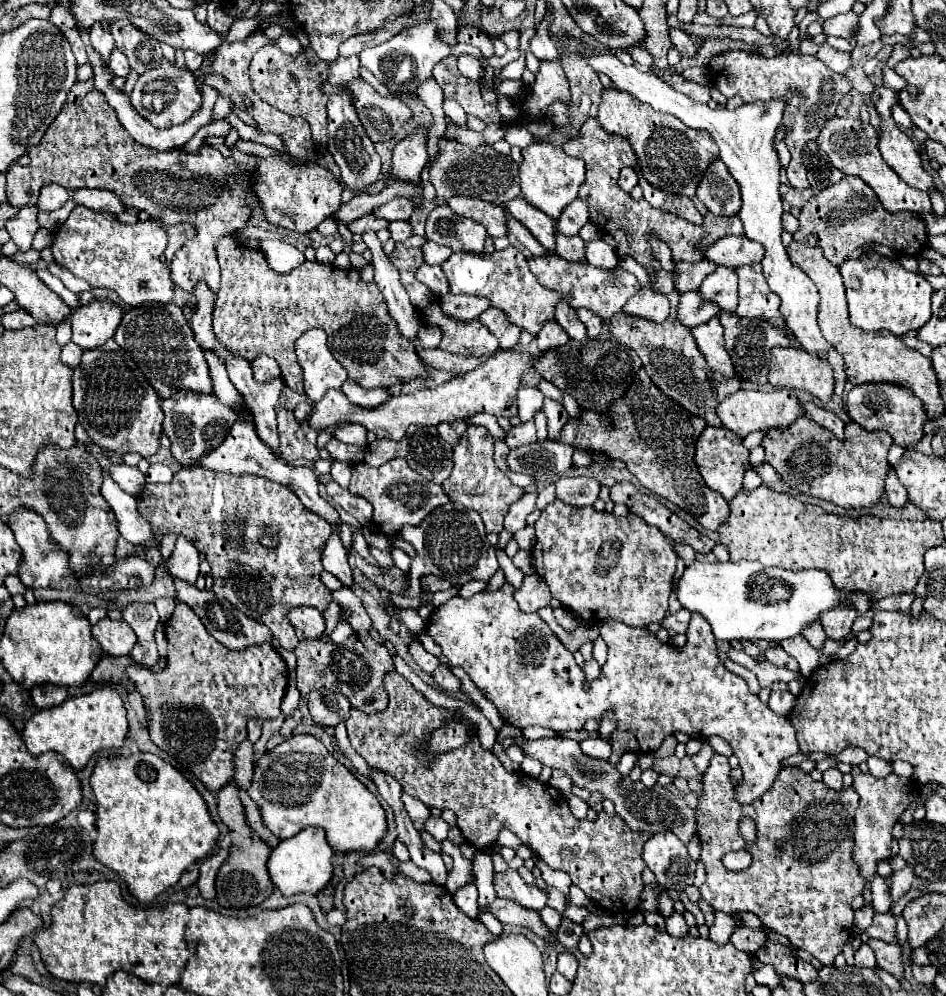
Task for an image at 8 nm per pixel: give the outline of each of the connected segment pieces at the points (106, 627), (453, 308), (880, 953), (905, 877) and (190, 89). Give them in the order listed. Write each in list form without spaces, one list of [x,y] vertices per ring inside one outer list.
[[[103,617],[99,623],[93,625],[93,637],[99,641],[107,655],[129,655],[133,645],[137,643],[137,635],[125,621],[115,621]]]
[[[449,293],[449,295],[441,297],[441,307],[447,315],[453,315],[455,319],[471,321],[471,319],[477,319],[481,313],[485,313],[491,307],[491,301],[483,299],[483,297]]]
[[[869,939],[867,945],[873,949],[873,953],[877,957],[877,967],[889,971],[895,979],[901,979],[901,975],[903,975],[901,953],[903,953],[903,949],[897,943],[885,943],[879,939]]]
[[[907,865],[903,871],[893,873],[893,875],[891,875],[891,879],[893,879],[891,901],[895,903],[895,901],[899,901],[899,899],[901,899],[901,897],[911,889],[911,883],[913,883],[913,879],[915,879],[915,873],[913,873],[913,869]]]
[[[163,59],[159,67],[149,69],[147,73],[143,73],[139,77],[139,81],[135,83],[135,89],[131,93],[131,105],[151,125],[155,125],[159,129],[169,129],[173,125],[179,125],[179,123],[185,123],[187,119],[191,119],[201,109],[203,95],[199,91],[195,73],[191,73],[187,69],[179,69],[171,61]]]

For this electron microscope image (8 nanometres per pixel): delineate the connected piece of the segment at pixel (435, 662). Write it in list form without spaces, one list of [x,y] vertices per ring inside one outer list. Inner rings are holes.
[[[413,641],[413,643],[409,645],[409,653],[413,655],[413,659],[417,661],[417,665],[419,665],[427,675],[431,675],[431,673],[439,667],[439,663],[441,663],[439,657],[427,653],[425,647],[423,647],[419,641]]]

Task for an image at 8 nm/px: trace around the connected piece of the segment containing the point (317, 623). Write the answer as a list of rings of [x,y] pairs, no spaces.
[[[295,607],[287,611],[287,619],[295,627],[295,631],[307,637],[321,637],[325,629],[325,621],[315,607]]]

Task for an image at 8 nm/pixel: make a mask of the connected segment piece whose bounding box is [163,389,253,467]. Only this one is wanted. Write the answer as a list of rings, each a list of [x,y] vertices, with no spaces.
[[[179,389],[175,395],[165,399],[163,413],[165,413],[163,431],[171,439],[171,453],[185,467],[191,465],[191,459],[199,459],[199,455],[203,455],[205,451],[219,447],[219,443],[223,443],[223,439],[229,435],[233,423],[239,417],[245,421],[253,421],[253,411],[247,407],[245,401],[241,401],[241,405],[237,407],[229,407],[223,405],[213,393],[205,395],[191,389]]]

